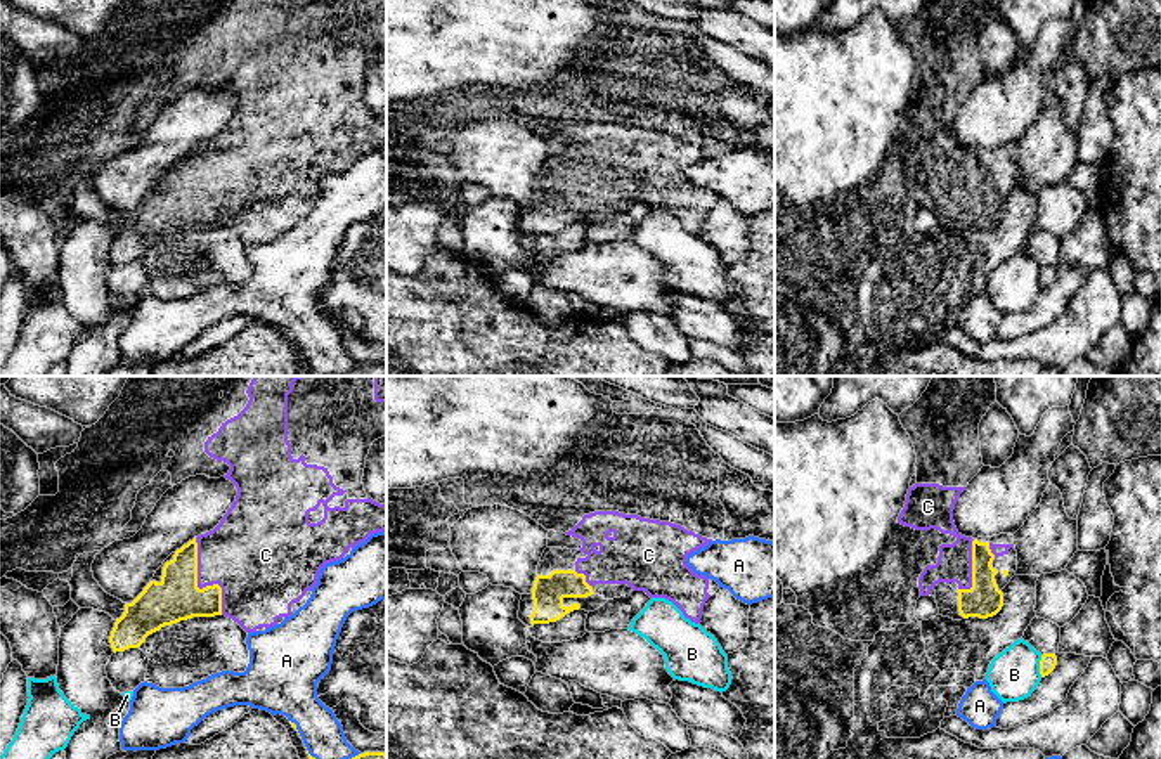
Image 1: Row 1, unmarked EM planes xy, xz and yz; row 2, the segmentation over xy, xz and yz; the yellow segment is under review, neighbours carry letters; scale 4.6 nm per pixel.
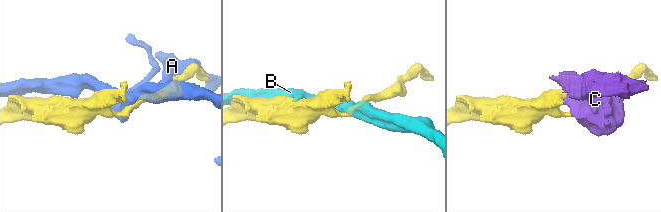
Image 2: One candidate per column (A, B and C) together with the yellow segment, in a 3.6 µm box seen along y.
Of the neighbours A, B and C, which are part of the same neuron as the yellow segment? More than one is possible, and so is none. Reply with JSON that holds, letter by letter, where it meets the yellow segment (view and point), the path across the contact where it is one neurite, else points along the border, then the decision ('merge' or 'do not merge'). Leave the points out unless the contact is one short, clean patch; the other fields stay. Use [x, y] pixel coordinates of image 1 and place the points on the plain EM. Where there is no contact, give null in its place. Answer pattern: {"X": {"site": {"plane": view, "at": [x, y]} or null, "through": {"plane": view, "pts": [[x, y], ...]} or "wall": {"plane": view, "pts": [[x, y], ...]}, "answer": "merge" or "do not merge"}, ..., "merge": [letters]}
{"A": {"site": {"plane": "xy", "at": [349, 371]}, "answer": "do not merge"}, "B": {"site": {"plane": "yz", "at": [1040, 278]}, "answer": "do not merge"}, "C": {"site": {"plane": "xy", "at": [196, 198]}, "through": {"plane": "xy", "pts": [[177, 208], [196, 198], [222, 184], [239, 167]]}, "answer": "merge"}, "merge": ["C"]}

